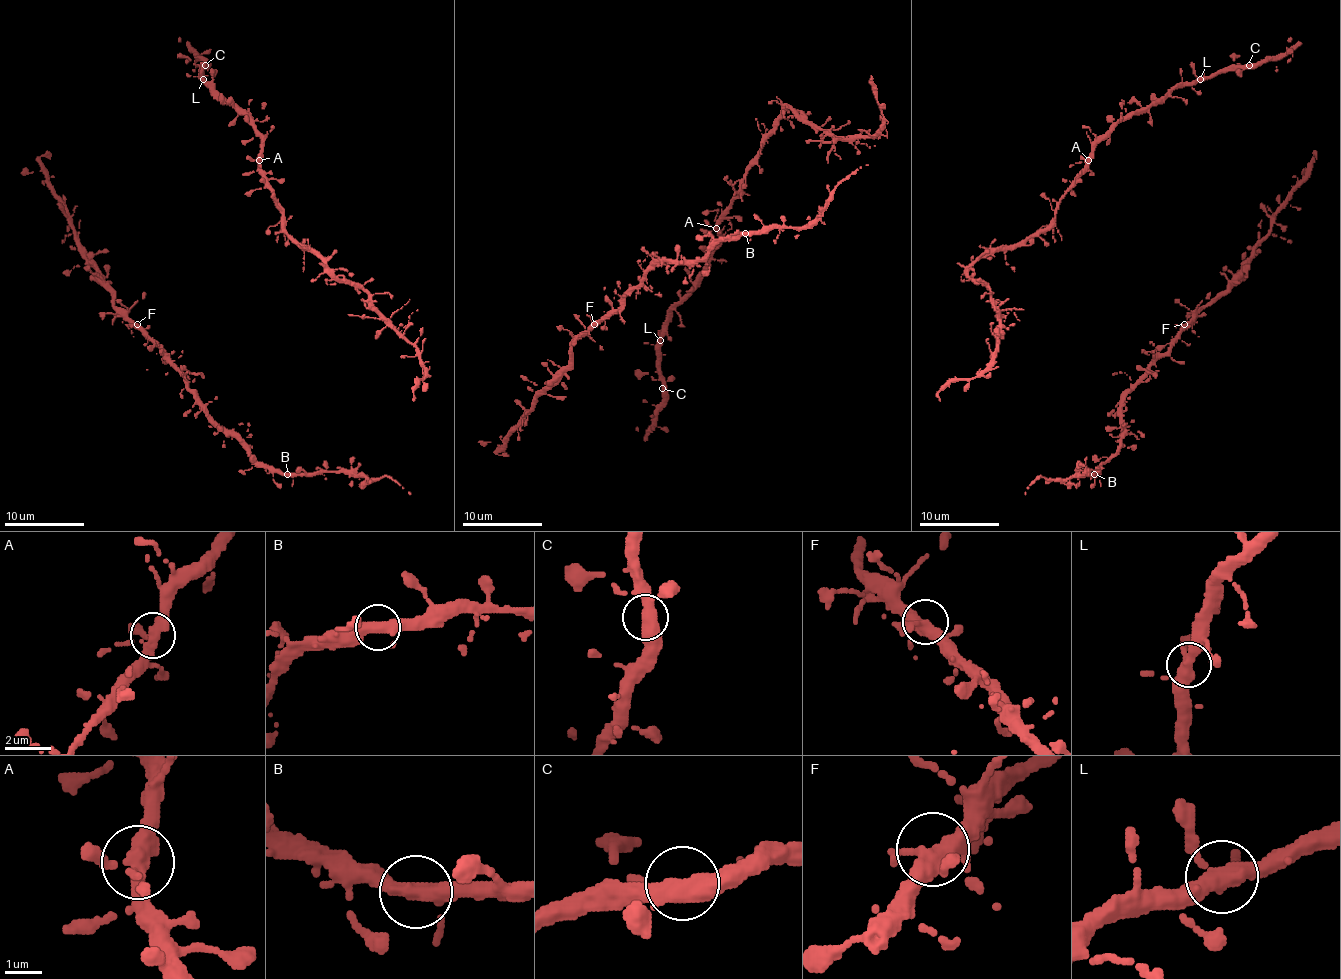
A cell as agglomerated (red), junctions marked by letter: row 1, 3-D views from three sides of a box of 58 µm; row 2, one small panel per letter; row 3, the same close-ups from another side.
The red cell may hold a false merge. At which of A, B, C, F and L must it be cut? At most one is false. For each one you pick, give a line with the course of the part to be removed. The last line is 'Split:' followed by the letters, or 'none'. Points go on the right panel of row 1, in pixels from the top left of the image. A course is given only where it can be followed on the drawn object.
Split: none

